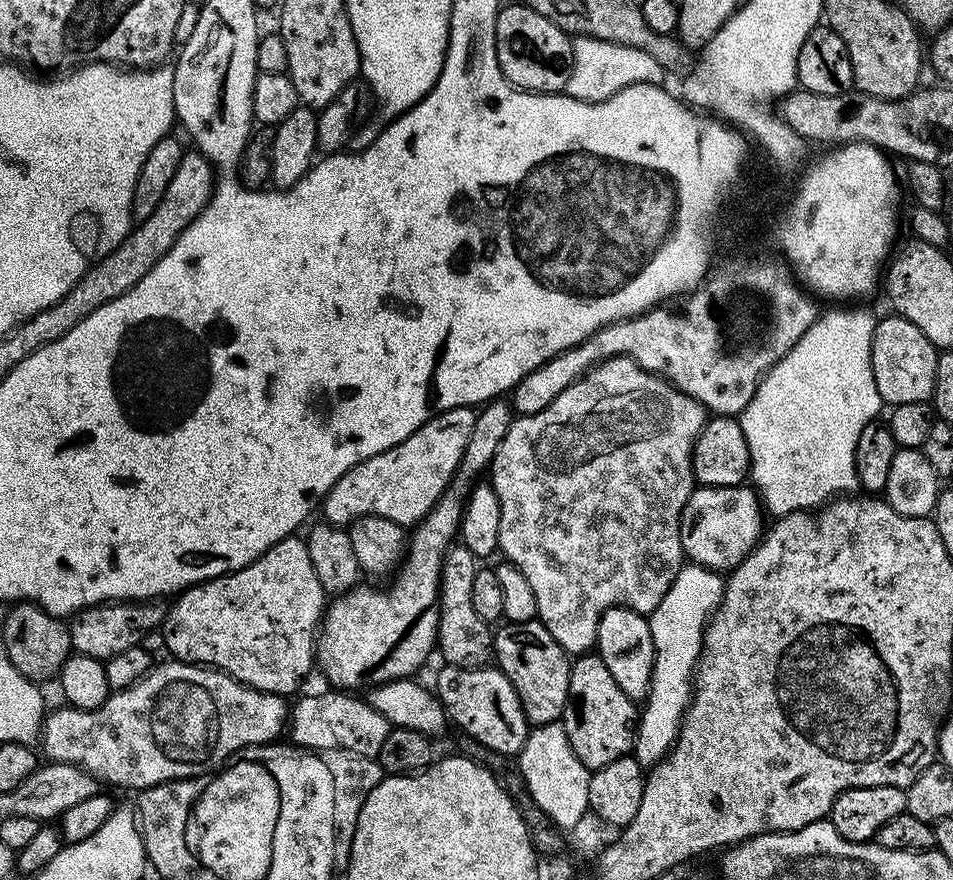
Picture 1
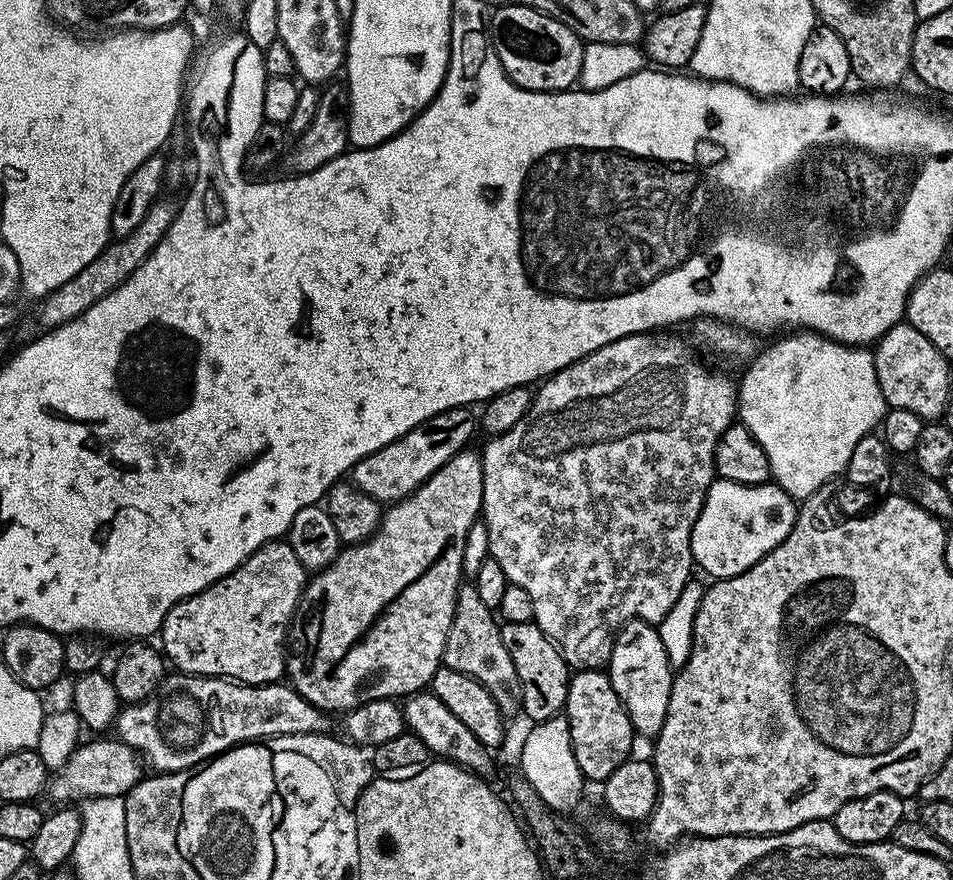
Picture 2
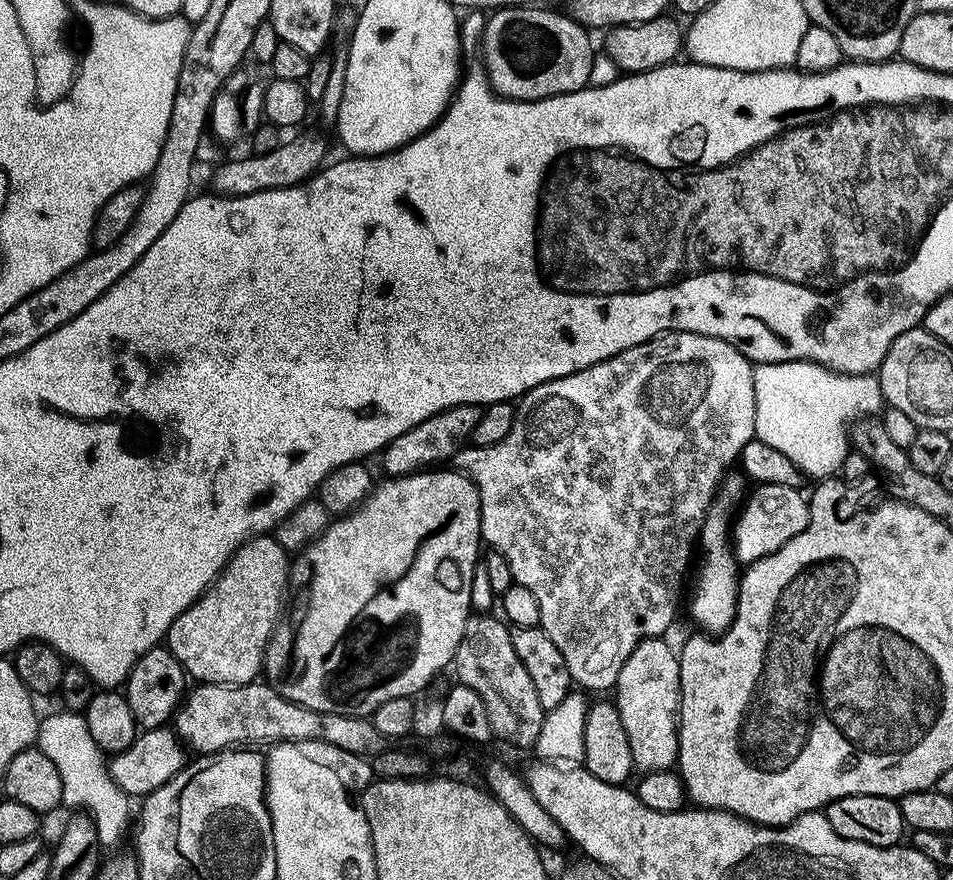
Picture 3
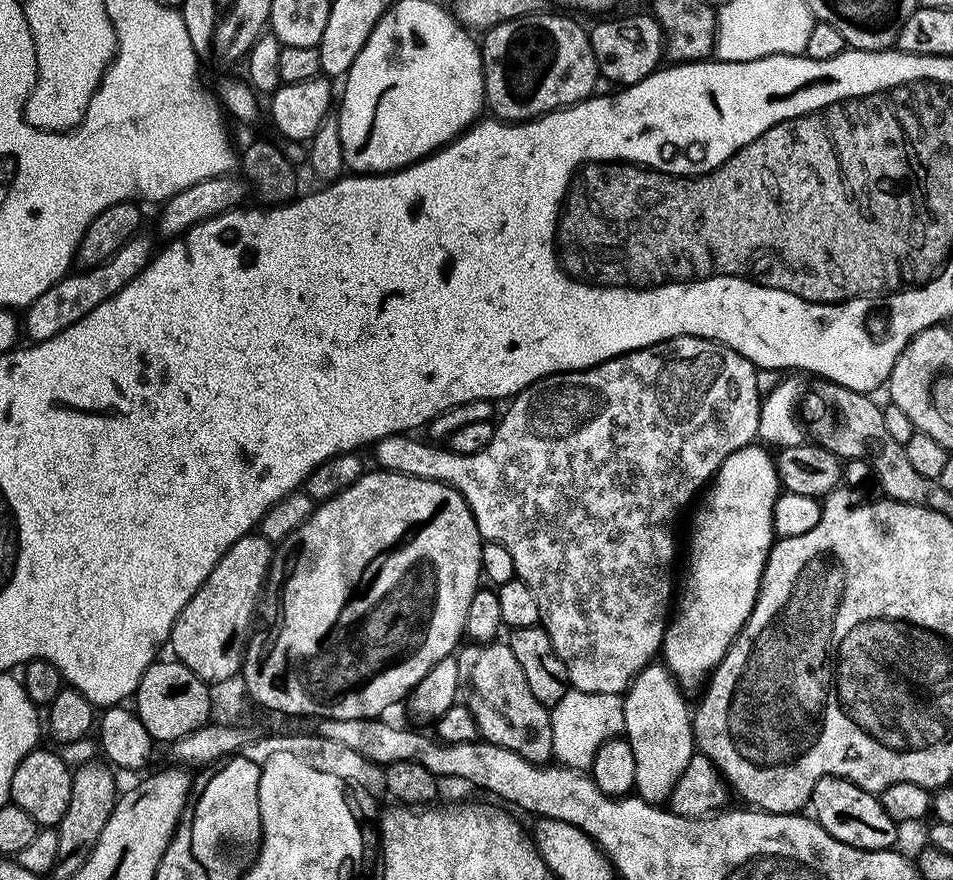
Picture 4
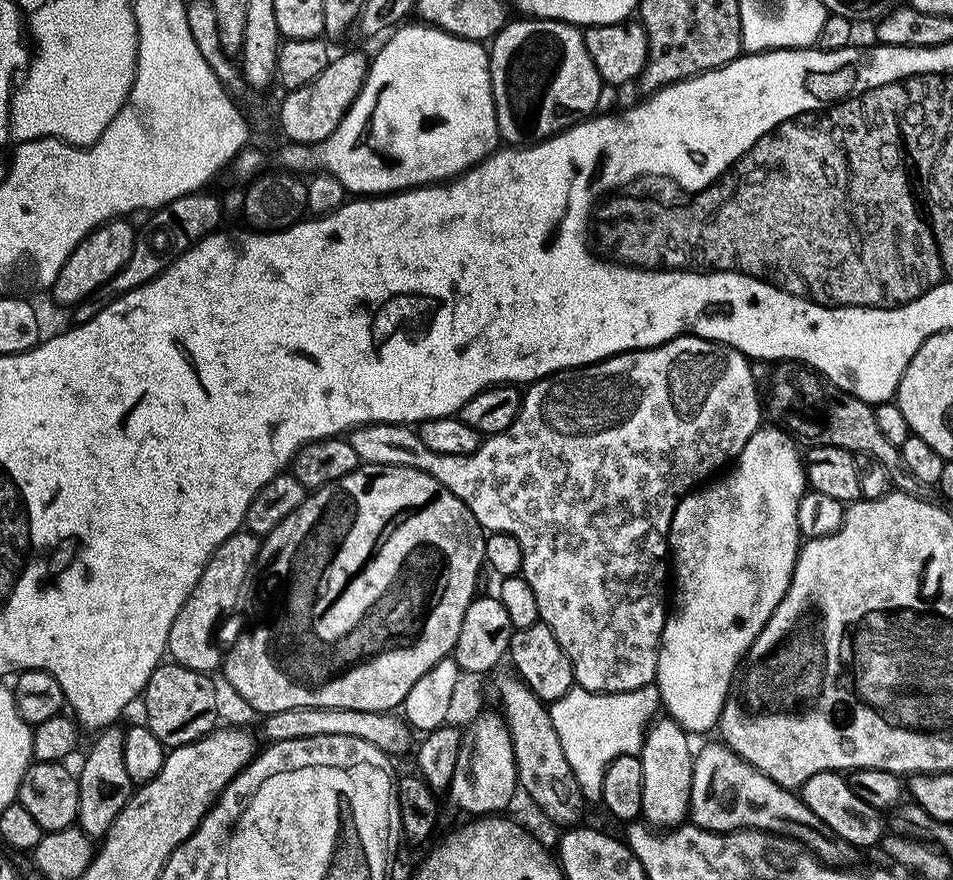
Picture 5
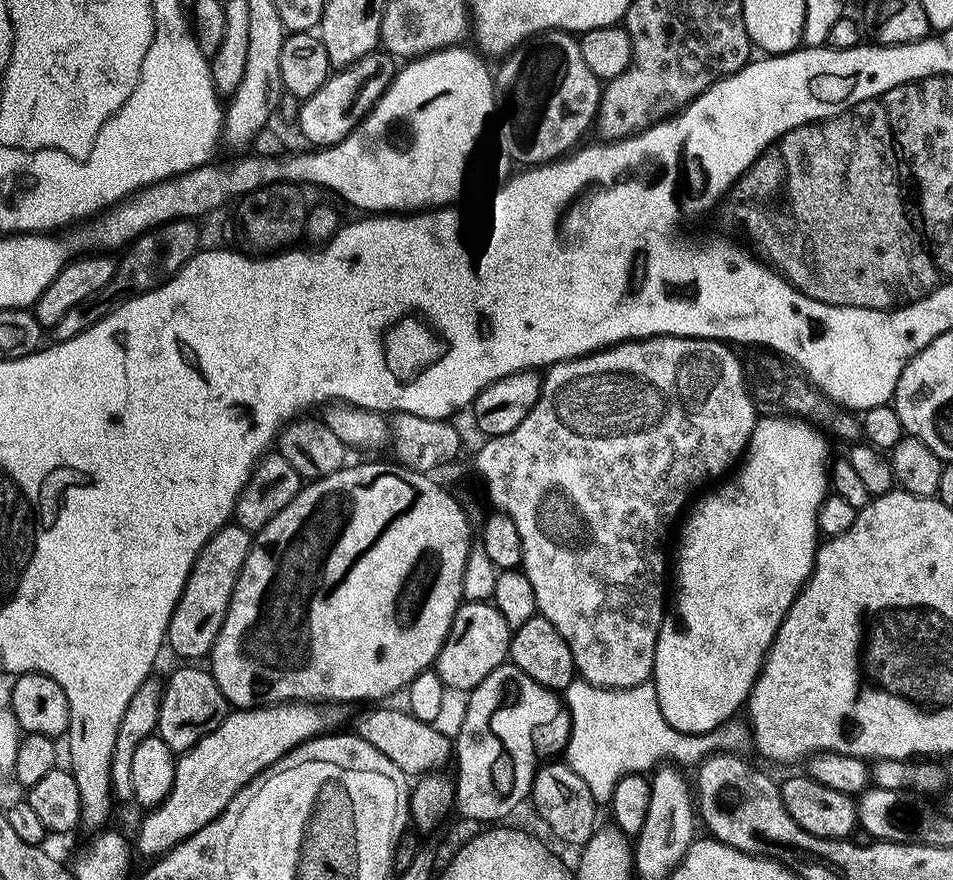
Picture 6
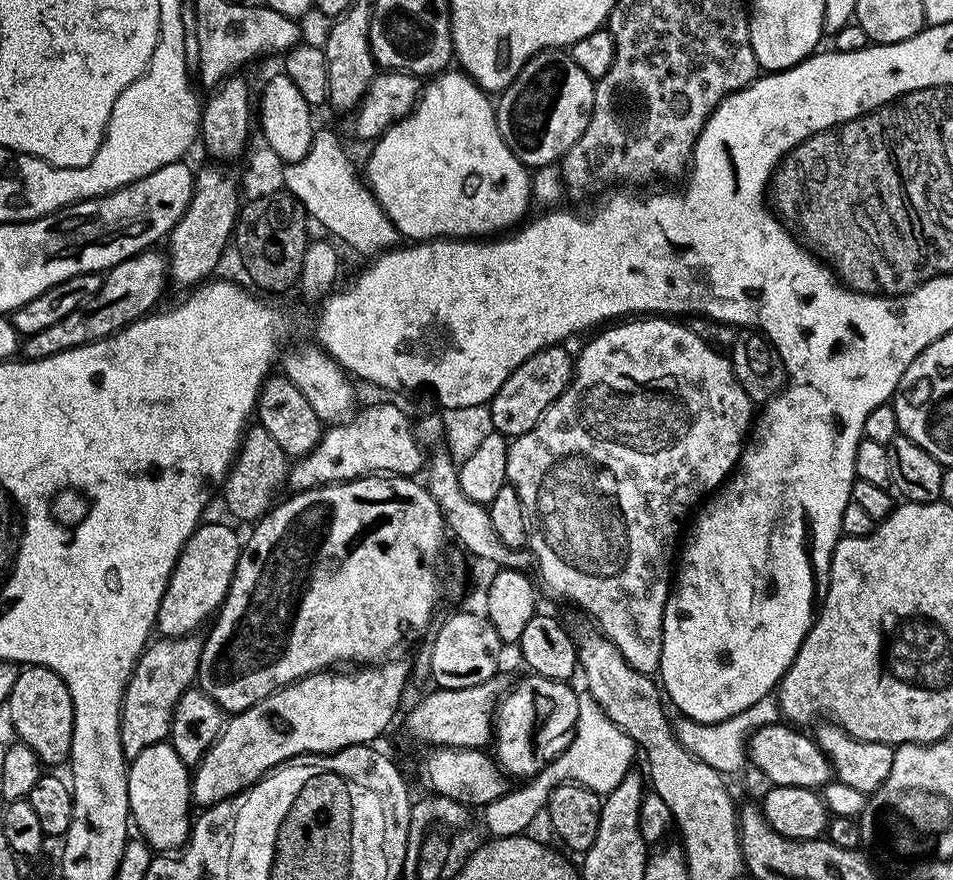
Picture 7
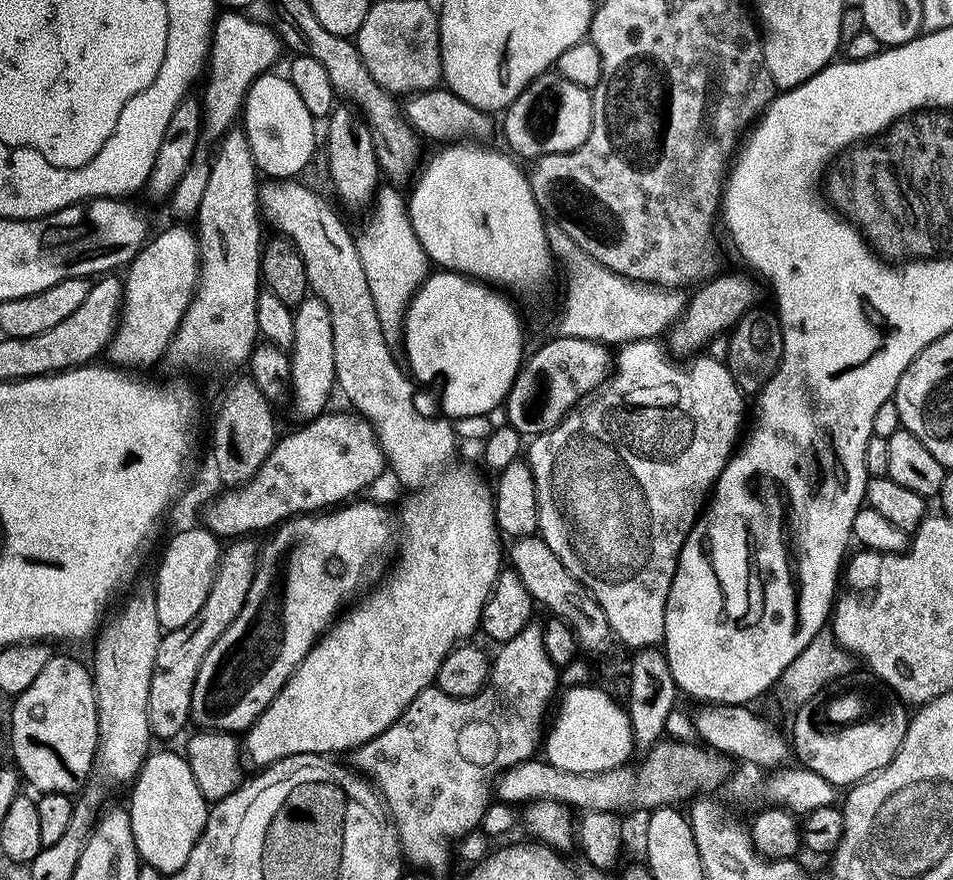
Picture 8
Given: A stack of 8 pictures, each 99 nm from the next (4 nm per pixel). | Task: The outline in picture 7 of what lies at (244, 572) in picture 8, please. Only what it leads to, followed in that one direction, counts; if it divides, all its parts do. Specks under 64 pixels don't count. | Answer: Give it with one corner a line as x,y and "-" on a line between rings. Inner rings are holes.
193,634
183,638
156,638
149,643
136,661
136,668
128,685
124,688
124,703
120,706
120,741
125,757
131,758
142,754
146,746
163,744
169,739
172,731
172,715
176,709
178,698
197,683
200,670
200,655
204,649
204,640

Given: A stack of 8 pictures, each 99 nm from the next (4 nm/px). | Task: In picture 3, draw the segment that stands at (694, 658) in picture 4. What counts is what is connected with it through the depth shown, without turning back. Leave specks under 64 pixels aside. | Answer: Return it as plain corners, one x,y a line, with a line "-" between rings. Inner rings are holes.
729,475
721,483
712,507
708,509
708,517
698,537
699,547
704,547
704,565
700,568
700,577
696,580
696,597
692,600
692,616
696,619
697,629
708,634
719,634
732,625
736,613
738,595
738,564
730,547
730,518
728,511
732,503
740,496
746,480
743,475
-
737,568
737,572
736,572

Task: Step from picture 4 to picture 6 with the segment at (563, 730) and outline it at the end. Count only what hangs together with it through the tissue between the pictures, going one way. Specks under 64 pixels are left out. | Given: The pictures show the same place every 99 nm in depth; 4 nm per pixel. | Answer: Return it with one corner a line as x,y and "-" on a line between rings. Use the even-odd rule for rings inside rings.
577,678
572,681
572,685
563,689
562,700
572,720
572,729
566,741
566,752
572,755
572,761
567,765
574,770
574,774
578,774
578,778
582,778
582,782
586,782
590,794
598,802
611,801
614,786
623,776
629,776
632,772
651,773
664,761
675,762
680,766
692,763
695,765
713,752
740,750
740,747
744,743
747,745
750,740
750,729
744,722
740,724
729,722
713,732
706,732
699,736
689,736
676,731
666,722
651,683
639,684
633,688
596,688
592,684
587,684
585,680

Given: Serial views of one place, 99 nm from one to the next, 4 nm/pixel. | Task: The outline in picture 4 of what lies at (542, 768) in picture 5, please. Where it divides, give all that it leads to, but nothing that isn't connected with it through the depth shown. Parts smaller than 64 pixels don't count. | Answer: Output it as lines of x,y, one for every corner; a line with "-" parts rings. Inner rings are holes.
472,642
465,650
459,680
459,699
474,714
481,741
514,750
532,764
547,765
553,759
552,718
549,709
530,690
514,650
506,642

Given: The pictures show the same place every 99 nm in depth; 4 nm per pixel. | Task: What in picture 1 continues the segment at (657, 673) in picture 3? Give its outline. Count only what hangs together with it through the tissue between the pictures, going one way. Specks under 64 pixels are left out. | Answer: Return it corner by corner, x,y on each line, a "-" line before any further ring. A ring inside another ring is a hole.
607,608
600,615
600,625
596,631
598,655
610,674
614,674
614,682
622,686
622,690
634,702
640,702
648,695
652,687
652,667
654,666
654,638
650,638
648,616
635,612
632,608

